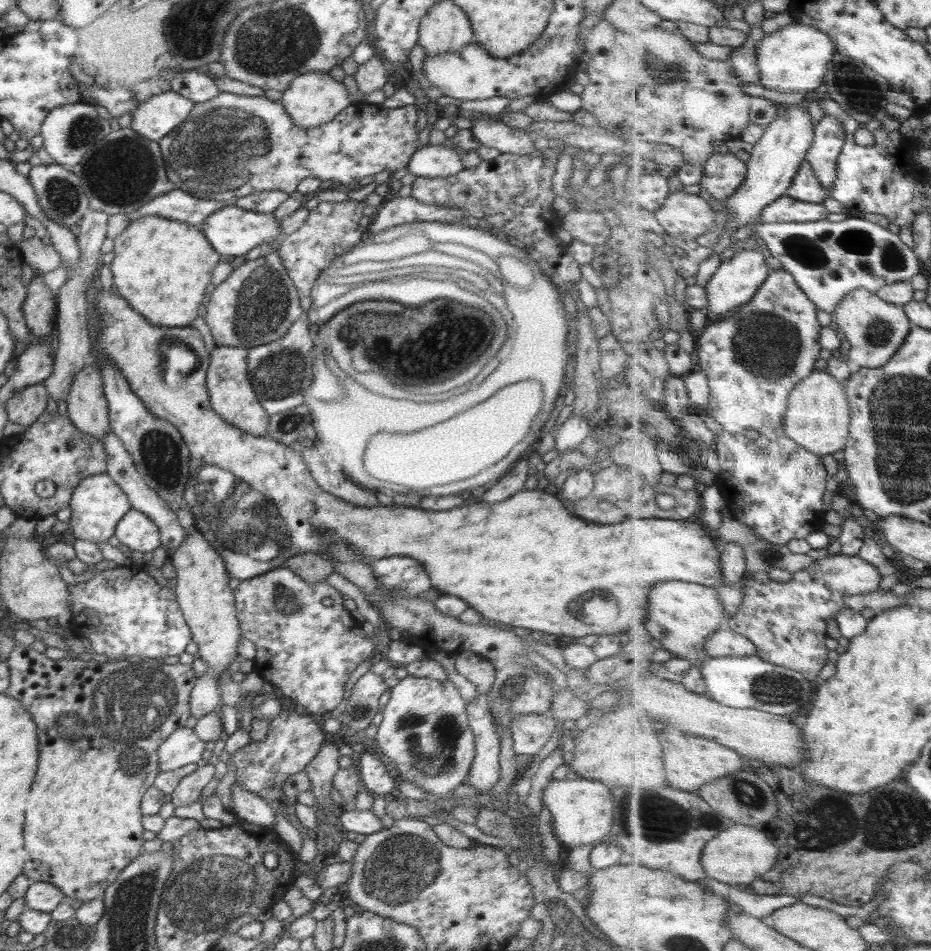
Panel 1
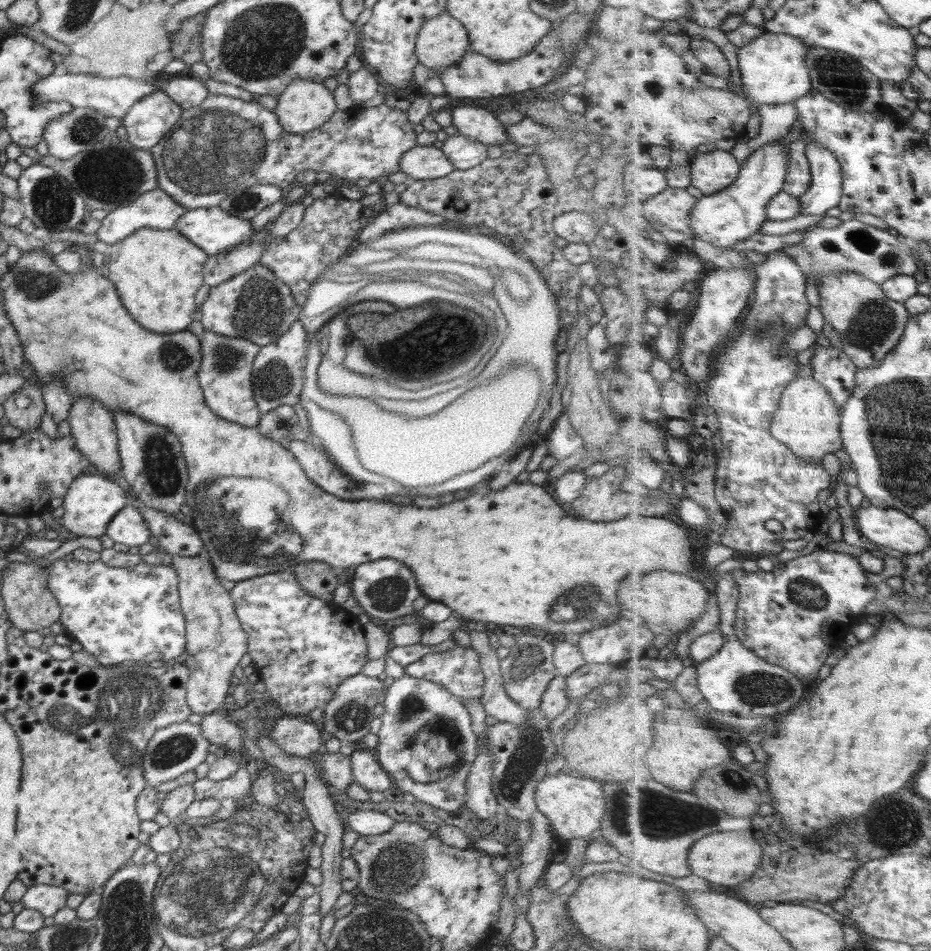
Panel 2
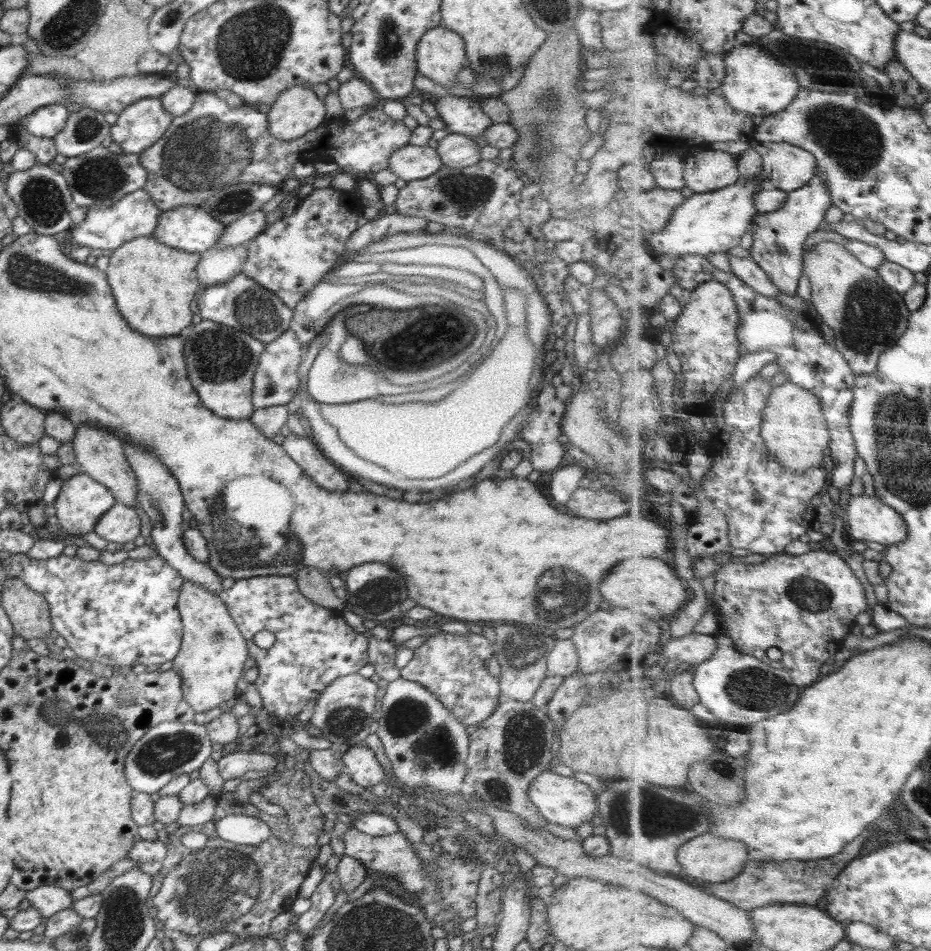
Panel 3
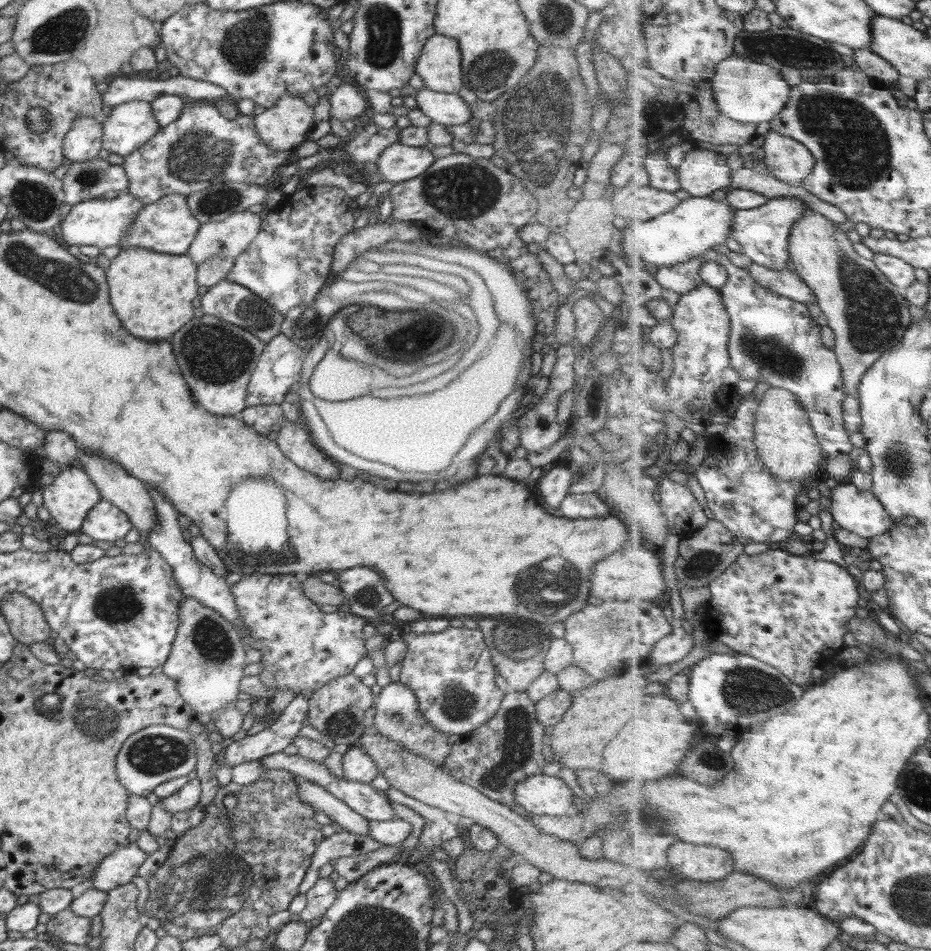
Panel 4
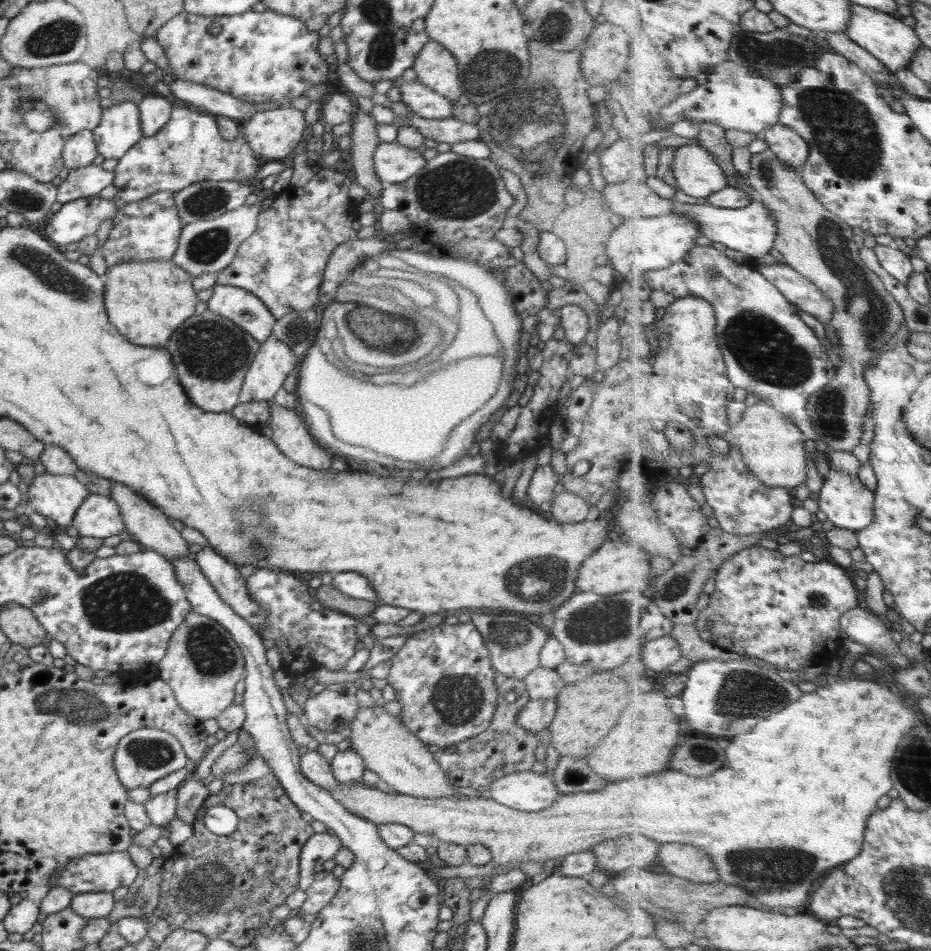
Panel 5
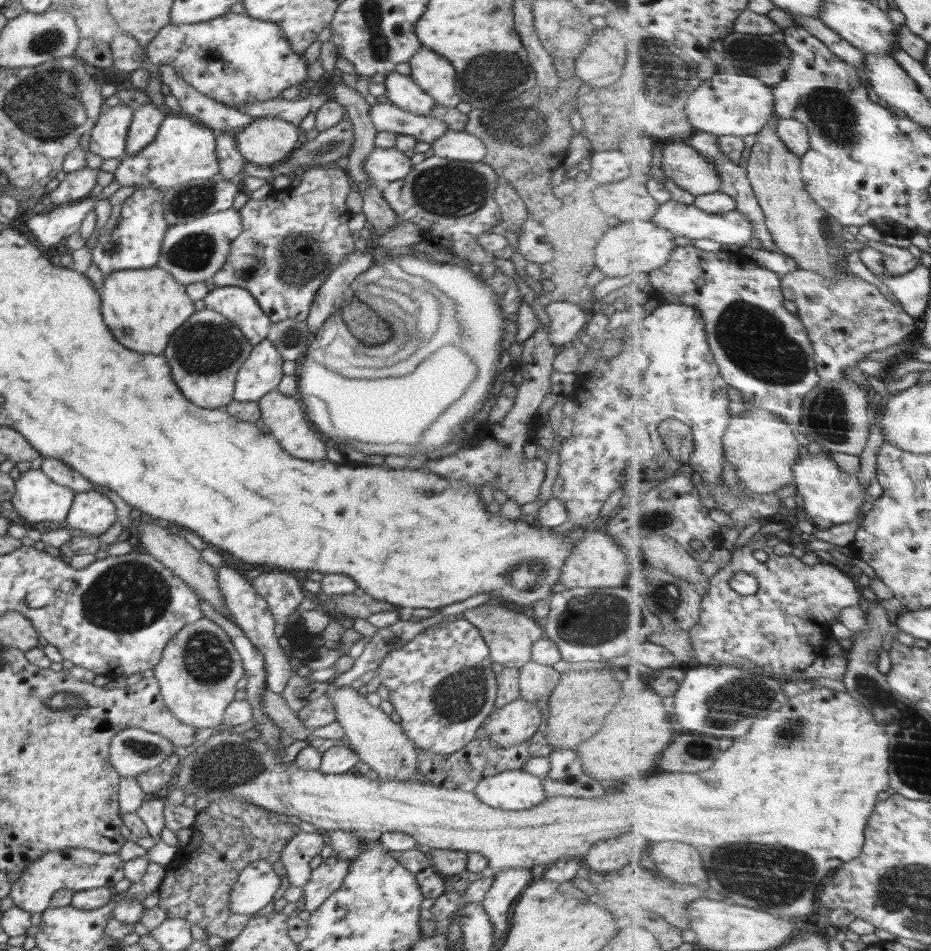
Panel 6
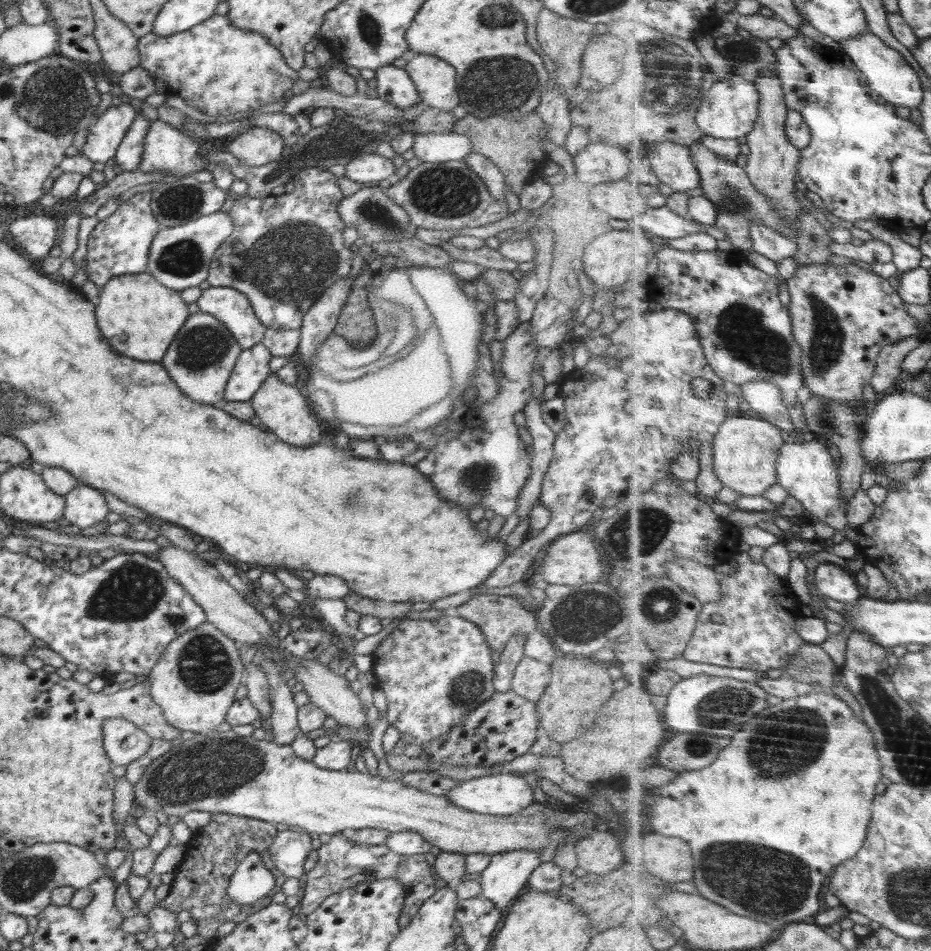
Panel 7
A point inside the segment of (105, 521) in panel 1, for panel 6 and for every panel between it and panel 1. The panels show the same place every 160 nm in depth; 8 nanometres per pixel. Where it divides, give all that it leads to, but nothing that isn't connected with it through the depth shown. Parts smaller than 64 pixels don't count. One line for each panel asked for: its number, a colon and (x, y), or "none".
2: (91, 502)
3: (82, 500)
4: (68, 499)
5: (56, 497)
6: (36, 498)

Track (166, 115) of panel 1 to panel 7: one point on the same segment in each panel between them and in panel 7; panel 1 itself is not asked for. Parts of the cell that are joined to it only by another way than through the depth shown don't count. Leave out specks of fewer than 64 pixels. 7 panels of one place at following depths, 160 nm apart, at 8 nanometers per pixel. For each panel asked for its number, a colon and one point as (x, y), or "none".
2: (147, 121)
3: (142, 123)
4: (130, 125)
5: (119, 129)
6: (108, 137)
7: (105, 134)

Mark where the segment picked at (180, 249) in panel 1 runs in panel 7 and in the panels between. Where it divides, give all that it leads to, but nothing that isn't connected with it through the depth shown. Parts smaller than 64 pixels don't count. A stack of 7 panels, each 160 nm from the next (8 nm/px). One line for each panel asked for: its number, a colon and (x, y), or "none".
2: (157, 273)
3: (152, 284)
4: (151, 293)
5: (146, 301)
6: (142, 307)
7: (140, 317)

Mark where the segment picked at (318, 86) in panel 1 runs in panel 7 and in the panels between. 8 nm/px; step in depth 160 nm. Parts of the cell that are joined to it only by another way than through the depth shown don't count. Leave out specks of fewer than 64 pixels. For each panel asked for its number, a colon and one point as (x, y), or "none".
2: (304, 105)
3: (297, 110)
4: (285, 125)
5: (274, 134)
6: (266, 140)
7: (256, 146)

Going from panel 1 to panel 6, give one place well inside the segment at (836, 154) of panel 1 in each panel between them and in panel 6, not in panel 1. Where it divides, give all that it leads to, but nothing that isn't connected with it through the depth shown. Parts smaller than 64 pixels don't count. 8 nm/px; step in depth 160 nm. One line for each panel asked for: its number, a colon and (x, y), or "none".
2: (827, 191)
3: (779, 236)
4: (765, 233)
5: (753, 230)
6: (734, 227)

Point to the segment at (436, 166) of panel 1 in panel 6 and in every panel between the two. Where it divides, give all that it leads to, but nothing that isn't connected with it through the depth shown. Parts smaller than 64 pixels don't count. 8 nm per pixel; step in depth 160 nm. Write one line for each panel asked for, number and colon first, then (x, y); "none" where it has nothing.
2: (421, 162)
3: (411, 162)
4: (399, 162)
5: (393, 163)
6: (383, 166)

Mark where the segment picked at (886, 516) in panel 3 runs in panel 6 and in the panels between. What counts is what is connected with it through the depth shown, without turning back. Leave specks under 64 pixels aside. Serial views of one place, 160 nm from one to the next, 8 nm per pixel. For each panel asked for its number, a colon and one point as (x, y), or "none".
4: (861, 511)
5: (848, 503)
6: (833, 496)

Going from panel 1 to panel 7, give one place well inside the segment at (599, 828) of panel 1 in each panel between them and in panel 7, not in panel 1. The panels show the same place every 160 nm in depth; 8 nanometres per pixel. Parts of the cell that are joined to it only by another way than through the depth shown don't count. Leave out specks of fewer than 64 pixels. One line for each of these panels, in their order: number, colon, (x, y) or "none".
2: (575, 806)
3: (565, 801)
4: (541, 794)
5: (527, 791)
6: (512, 790)
7: (505, 794)

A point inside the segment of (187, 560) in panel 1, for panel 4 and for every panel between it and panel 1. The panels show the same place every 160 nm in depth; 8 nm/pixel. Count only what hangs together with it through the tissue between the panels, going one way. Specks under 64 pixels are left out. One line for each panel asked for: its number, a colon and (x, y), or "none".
2: (215, 641)
3: (212, 653)
4: (207, 658)

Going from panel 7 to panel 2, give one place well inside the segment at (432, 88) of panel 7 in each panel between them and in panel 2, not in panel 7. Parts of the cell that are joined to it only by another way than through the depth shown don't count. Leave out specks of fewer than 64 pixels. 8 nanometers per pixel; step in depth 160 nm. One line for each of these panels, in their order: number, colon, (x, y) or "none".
2: (442, 41)
3: (440, 55)
4: (439, 65)
5: (436, 68)
6: (434, 74)

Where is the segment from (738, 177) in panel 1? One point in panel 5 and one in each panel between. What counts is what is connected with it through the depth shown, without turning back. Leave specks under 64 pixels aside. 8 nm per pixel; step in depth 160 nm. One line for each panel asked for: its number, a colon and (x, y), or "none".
2: (712, 172)
3: (711, 170)
4: (704, 171)
5: (698, 171)

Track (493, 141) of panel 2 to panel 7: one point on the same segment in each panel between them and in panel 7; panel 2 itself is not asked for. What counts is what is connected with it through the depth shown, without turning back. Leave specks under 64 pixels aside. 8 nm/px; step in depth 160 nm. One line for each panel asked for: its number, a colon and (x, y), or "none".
3: (463, 115)
4: (449, 109)
5: (424, 102)
6: (400, 89)
7: (395, 86)

